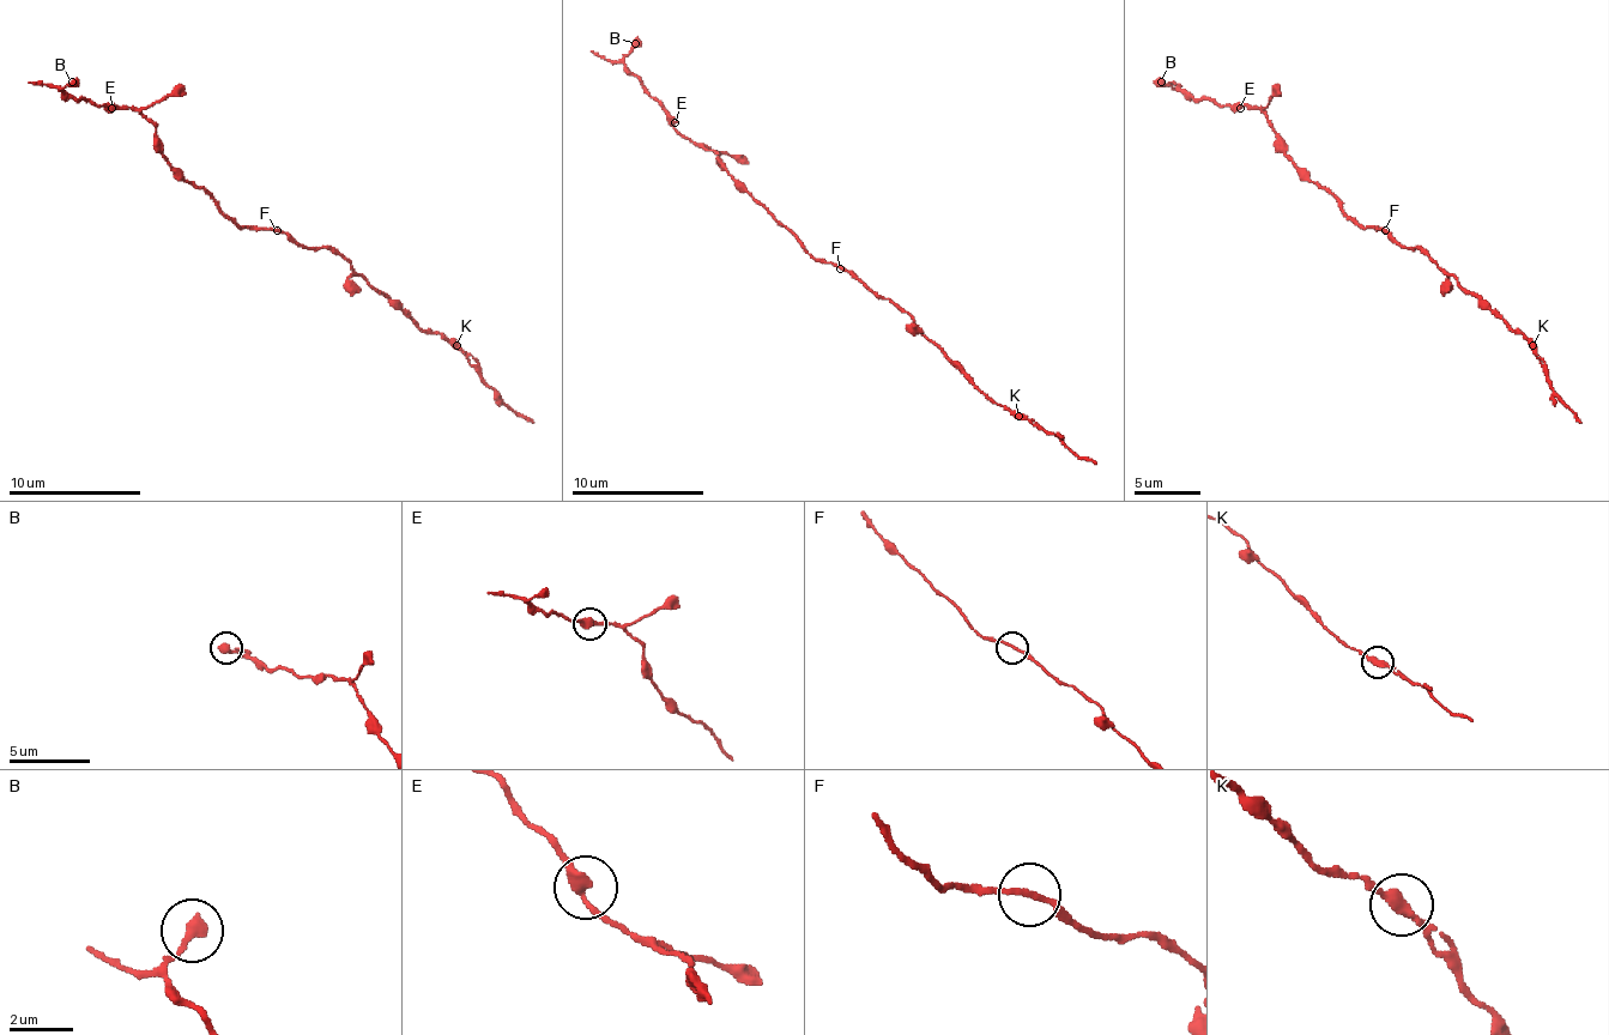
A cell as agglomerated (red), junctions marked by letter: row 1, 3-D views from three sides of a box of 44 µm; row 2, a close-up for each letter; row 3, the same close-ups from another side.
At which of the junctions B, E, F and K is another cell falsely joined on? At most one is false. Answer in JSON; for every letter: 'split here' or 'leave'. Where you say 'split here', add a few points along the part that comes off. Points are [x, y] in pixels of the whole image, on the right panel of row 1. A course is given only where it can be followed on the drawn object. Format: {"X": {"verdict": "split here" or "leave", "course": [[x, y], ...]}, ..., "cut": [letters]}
{"B": {"verdict": "leave"}, "E": {"verdict": "leave"}, "F": {"verdict": "leave"}, "K": {"verdict": "leave"}, "cut": []}

